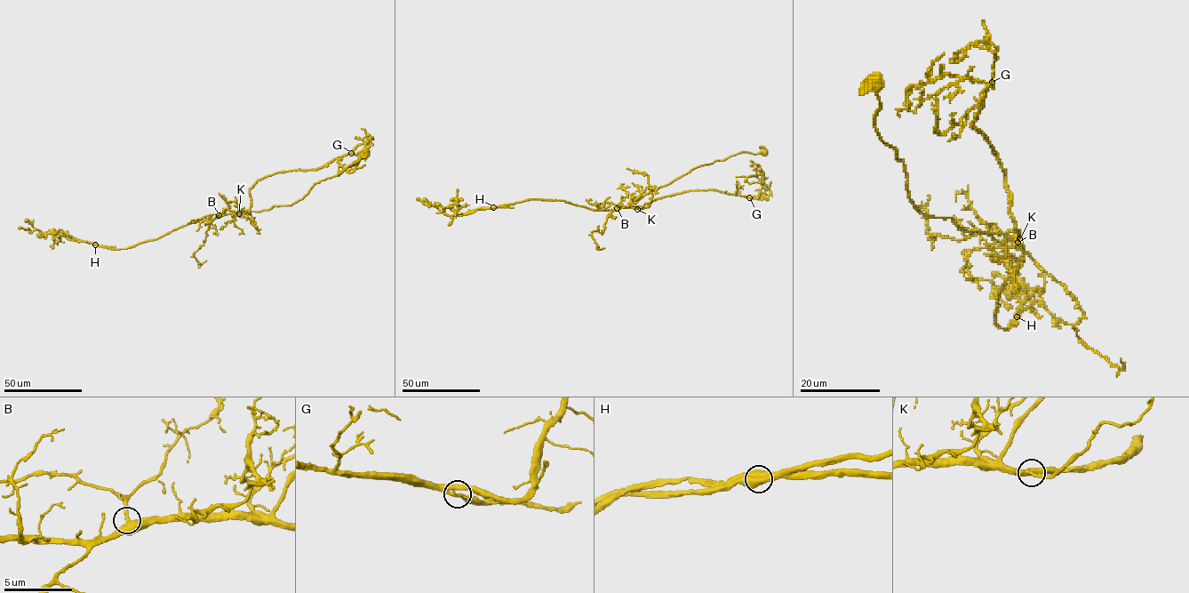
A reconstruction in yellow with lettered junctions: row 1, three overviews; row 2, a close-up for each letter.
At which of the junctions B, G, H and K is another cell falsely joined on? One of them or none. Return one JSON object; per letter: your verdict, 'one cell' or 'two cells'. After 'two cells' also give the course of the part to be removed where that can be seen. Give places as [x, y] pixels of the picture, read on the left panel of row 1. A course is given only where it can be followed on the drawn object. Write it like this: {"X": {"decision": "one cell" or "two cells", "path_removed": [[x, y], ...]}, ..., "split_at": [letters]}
{"B": {"decision": "one cell"}, "G": {"decision": "one cell"}, "H": {"decision": "two cells", "path_removed": [[95, 244], [66, 237]]}, "K": {"decision": "one cell"}, "split_at": ["H"]}

